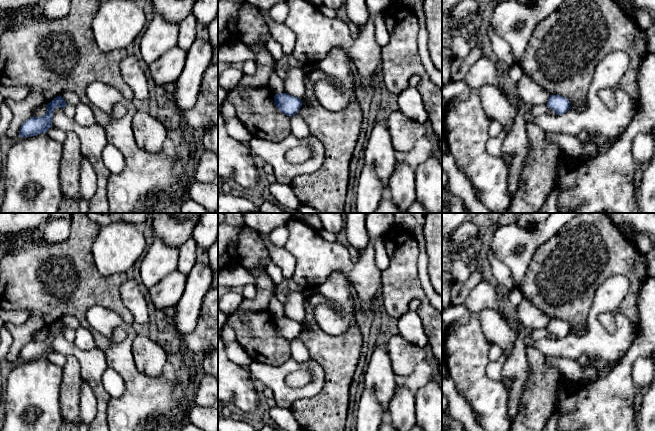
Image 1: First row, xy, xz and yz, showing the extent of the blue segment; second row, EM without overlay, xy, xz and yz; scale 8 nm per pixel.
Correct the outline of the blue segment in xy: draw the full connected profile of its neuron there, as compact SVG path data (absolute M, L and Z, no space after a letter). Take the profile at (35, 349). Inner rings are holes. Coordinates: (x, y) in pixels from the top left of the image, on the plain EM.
M59 319L55 321L50 327L47 328L47 336L42 341L31 341L25 345L19 355L19 360L31 361L38 358L46 357L52 351L53 336L57 331L64 332L67 327Z

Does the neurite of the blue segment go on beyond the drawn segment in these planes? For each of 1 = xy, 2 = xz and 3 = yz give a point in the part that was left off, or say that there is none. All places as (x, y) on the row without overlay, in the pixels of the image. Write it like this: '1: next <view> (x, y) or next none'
1: next none
2: next none
3: next none

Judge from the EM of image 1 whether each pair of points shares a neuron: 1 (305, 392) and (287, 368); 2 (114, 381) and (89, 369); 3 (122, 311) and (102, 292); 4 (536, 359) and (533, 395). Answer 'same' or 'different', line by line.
1: same
2: different
3: same
4: same

